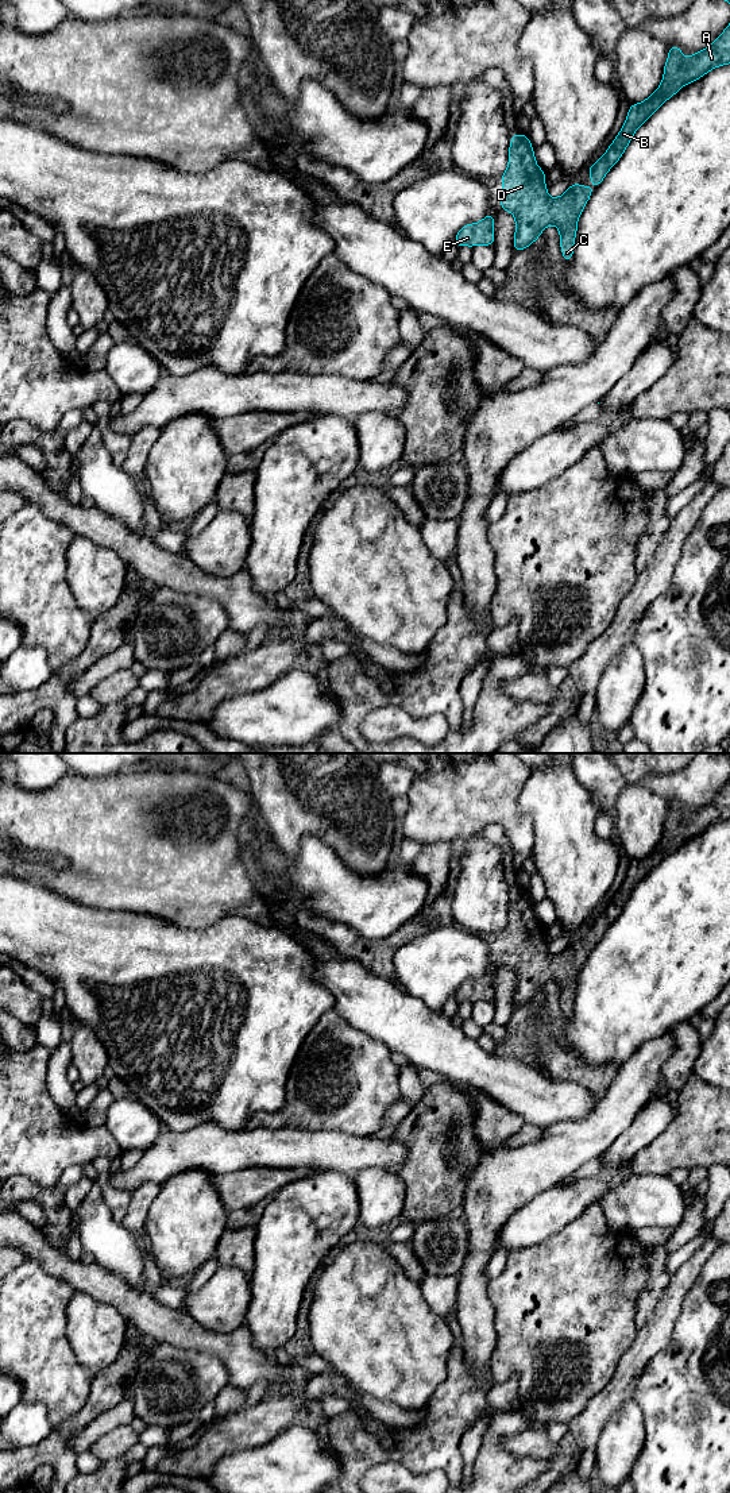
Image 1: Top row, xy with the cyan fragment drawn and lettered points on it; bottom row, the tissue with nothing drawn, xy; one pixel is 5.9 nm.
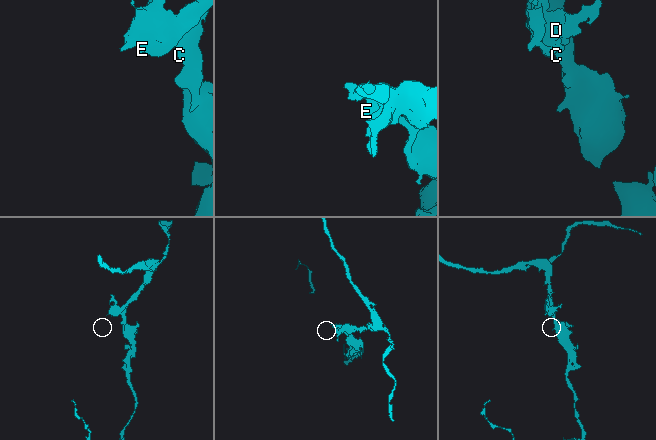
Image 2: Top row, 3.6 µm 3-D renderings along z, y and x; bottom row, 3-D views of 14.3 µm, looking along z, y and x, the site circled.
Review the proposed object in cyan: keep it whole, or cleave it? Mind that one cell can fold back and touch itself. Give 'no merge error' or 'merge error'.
no merge error

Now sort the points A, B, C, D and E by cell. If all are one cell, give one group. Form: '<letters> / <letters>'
A B C D E

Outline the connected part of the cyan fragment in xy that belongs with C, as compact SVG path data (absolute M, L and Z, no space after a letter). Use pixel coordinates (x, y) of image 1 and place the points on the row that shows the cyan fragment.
M730 24L710 47L687 59L677 46L671 46L660 86L645 101L630 105L622 130L605 155L590 167L588 175L594 182L591 188L572 184L563 196L551 198L545 188L545 171L536 163L533 146L526 135L514 134L509 148L509 166L501 177L502 202L499 205L515 217L514 251L526 248L537 240L545 227L555 224L560 229L563 256L569 262L579 215L592 189L618 162L637 128L681 86L727 63L730 63Z

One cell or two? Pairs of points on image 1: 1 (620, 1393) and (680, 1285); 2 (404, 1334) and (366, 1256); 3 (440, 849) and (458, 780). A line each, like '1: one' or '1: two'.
1: one
2: one
3: two

